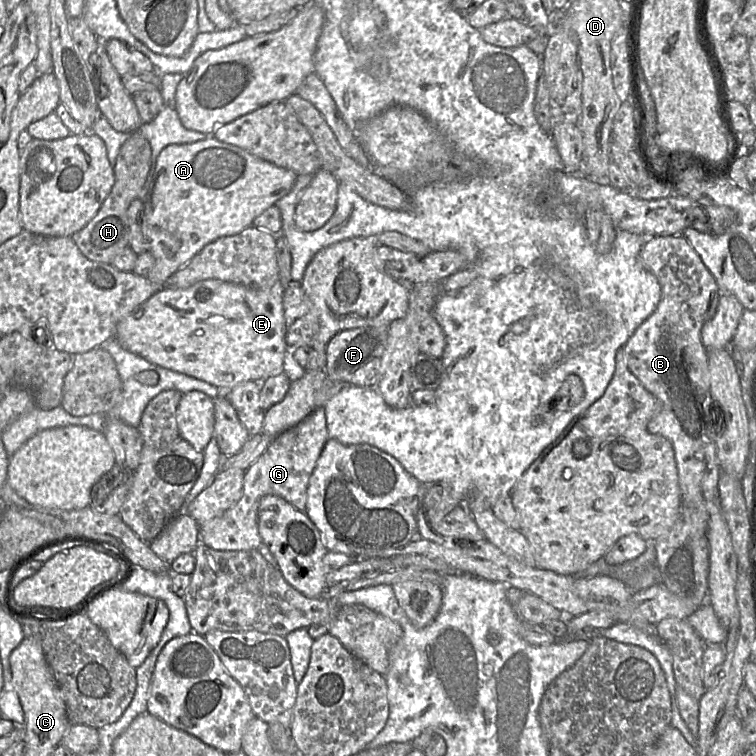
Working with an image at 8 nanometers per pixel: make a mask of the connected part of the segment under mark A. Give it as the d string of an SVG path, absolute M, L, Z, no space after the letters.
M214 137L163 148L143 200L148 252L155 259L146 278L162 285L207 244L251 226L257 216L291 191L297 177L291 170Z

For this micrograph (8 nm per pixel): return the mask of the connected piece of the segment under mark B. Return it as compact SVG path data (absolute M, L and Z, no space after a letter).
M683 235L646 237L639 253L640 263L658 280L661 299L656 310L633 333L624 345L626 363L643 387L660 403L660 411L649 421L652 434L668 439L674 449L681 491L681 517L697 530L708 530L713 511L720 511L717 440L724 432L724 412L712 402L708 368L708 350L701 340L703 325L713 318L720 298L715 278Z

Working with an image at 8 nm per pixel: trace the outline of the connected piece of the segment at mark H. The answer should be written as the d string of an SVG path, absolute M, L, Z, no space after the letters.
M138 130L122 144L114 165L114 185L98 212L71 239L87 259L111 264L112 260L125 248L129 247L130 226L127 210L130 203L139 197L146 183L151 166L151 146Z

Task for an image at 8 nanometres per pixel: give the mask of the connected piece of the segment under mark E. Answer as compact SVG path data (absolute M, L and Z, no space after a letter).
M208 279L197 282L185 289L162 288L118 322L114 338L124 349L143 357L149 362L202 380L217 387L222 392L227 392L236 385L244 382L261 382L268 377L284 372L286 355L289 351L292 351L285 342L285 318L282 286L280 283L276 283L275 286L270 289L256 289L241 284Z

